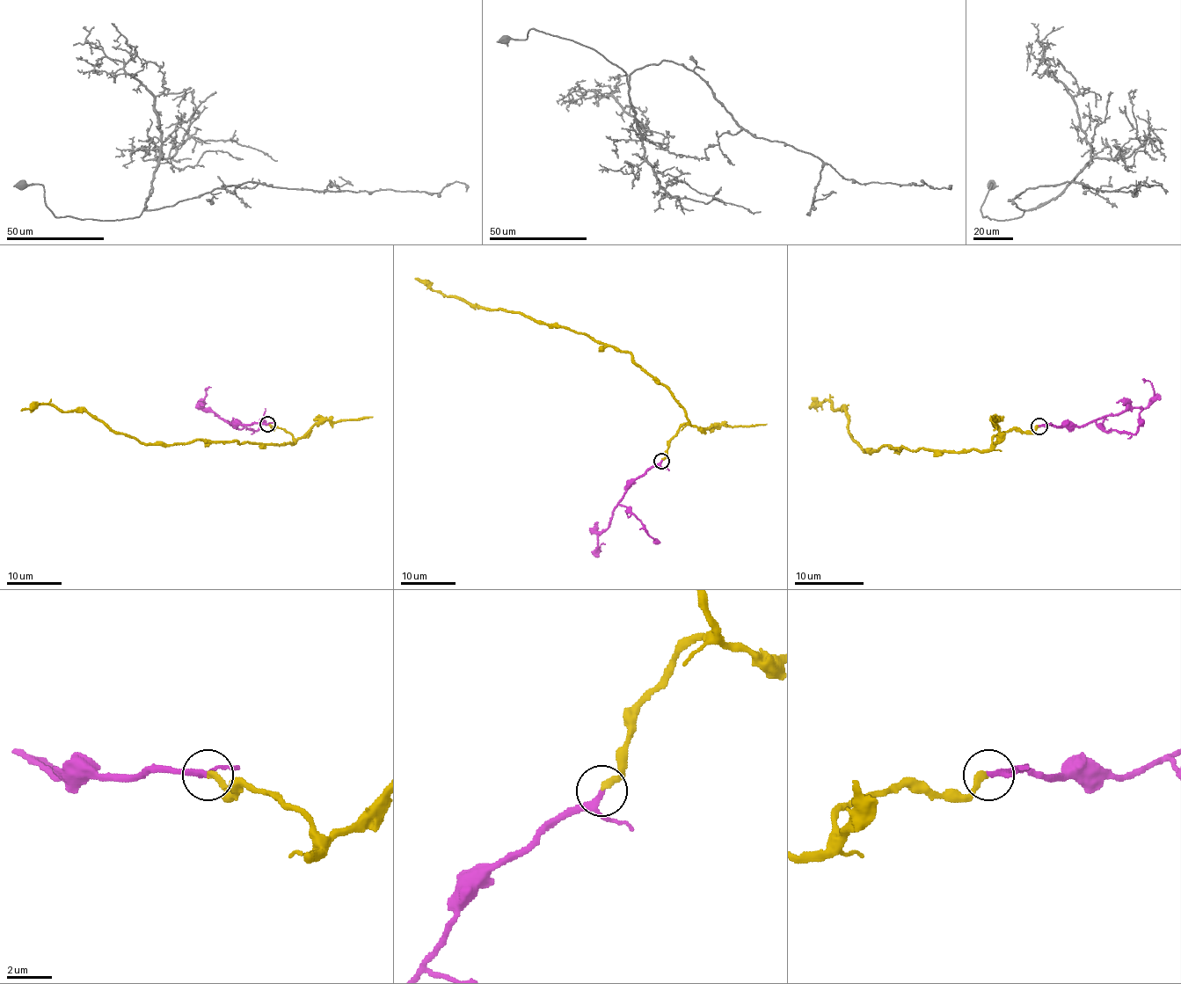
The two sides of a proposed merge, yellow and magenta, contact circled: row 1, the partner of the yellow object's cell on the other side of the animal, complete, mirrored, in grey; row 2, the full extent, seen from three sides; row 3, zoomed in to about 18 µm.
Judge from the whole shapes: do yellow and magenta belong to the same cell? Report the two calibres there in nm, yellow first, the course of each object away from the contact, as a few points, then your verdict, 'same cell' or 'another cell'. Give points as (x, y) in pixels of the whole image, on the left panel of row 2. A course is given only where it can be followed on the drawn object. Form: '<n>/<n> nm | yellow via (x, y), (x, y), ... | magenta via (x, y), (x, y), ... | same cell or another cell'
280/190 nm | yellow via (267, 425), (284, 428), (292, 444), (144, 444), (83, 411), (47, 404), (20, 411) | magenta via (267, 425), (230, 425), (203, 410), (206, 389), (211, 388) | same cell

